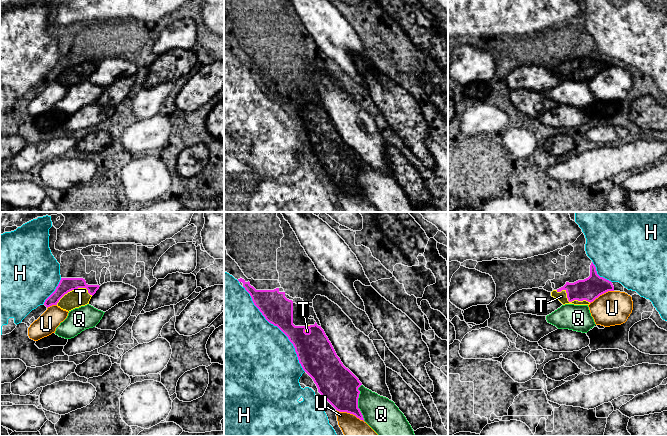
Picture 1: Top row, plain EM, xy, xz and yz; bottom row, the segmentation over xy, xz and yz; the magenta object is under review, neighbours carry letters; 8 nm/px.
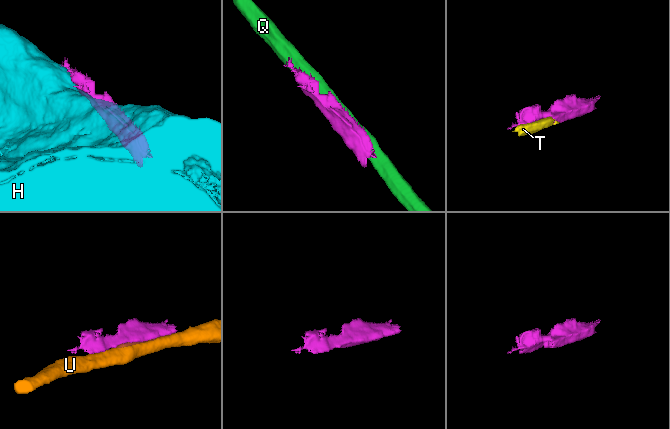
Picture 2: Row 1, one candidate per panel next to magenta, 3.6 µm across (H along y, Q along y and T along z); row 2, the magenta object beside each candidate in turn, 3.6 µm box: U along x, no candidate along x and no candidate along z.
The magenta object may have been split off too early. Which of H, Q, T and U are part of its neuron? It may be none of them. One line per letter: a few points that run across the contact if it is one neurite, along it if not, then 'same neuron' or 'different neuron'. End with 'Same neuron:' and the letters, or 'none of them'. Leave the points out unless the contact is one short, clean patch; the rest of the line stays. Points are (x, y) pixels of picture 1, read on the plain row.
H: different neuron
Q: different neuron
T: same neuron
U: different neuron
Same neuron: T

